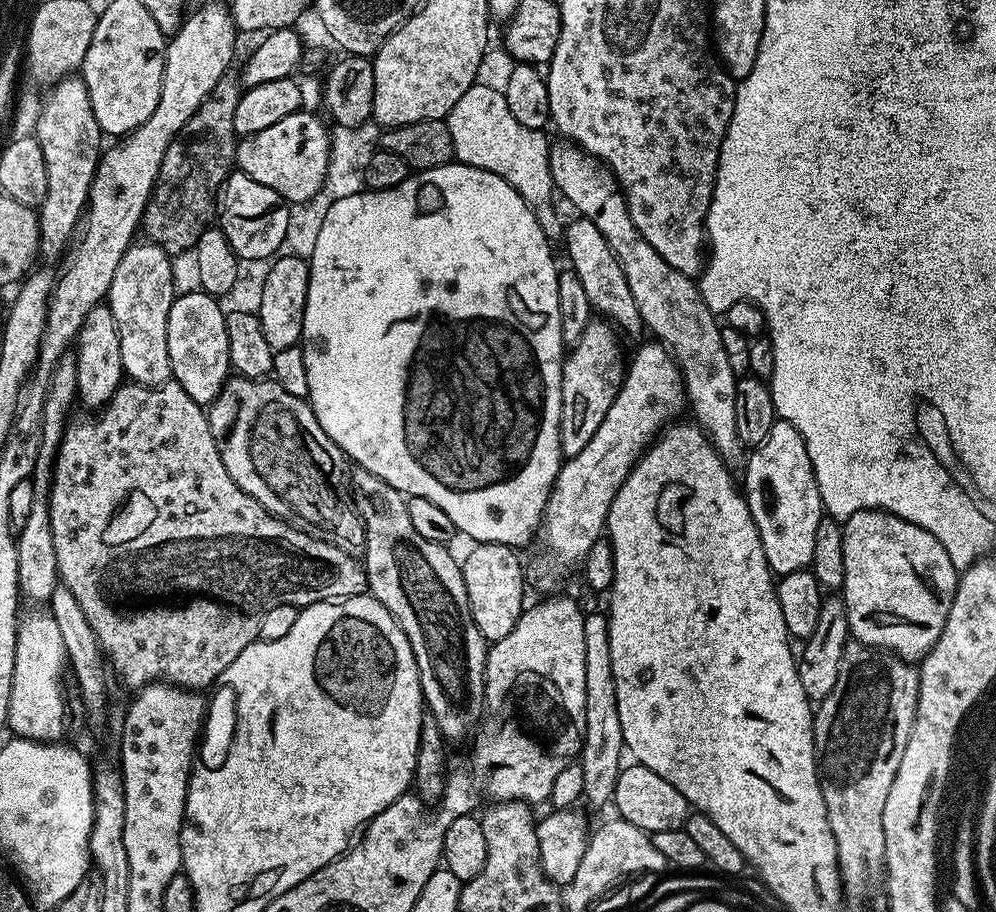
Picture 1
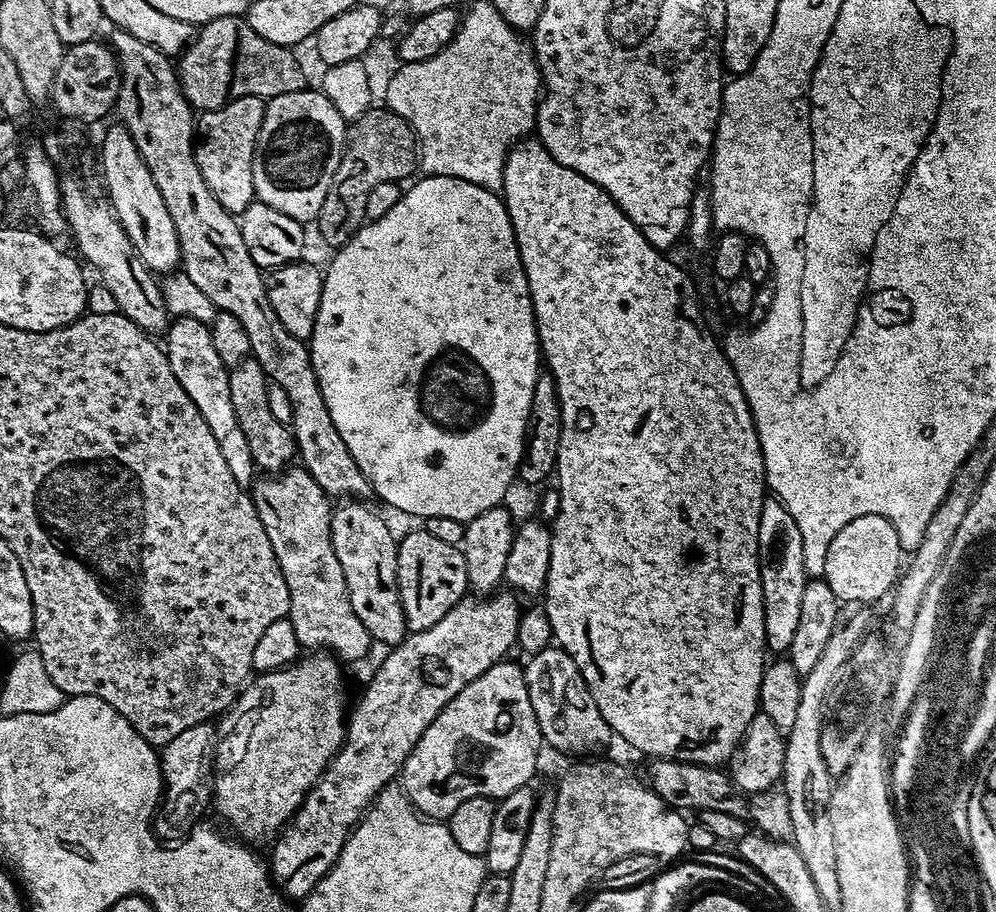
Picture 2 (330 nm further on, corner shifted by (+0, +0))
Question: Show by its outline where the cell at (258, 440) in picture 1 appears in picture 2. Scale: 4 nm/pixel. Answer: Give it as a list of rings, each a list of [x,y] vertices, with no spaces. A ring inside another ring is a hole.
[[[292,466],[279,474],[260,479],[251,485],[250,495],[256,504],[262,526],[266,526],[266,538],[270,538],[270,546],[274,546],[274,554],[282,566],[286,586],[290,586],[290,610],[287,619],[291,620],[294,632],[298,634],[301,649],[323,650],[344,662],[362,659],[367,654],[368,647],[373,647],[374,641],[366,626],[358,622],[354,606],[350,606],[346,577],[342,575],[342,562],[338,562],[338,554],[334,554],[334,542],[330,534],[333,501],[303,466]]]

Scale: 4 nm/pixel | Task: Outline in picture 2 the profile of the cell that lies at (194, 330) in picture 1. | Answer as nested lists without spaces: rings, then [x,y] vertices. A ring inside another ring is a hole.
[[[176,318],[166,329],[166,351],[170,370],[174,370],[174,378],[182,382],[182,390],[190,394],[194,406],[198,406],[198,414],[206,418],[206,426],[210,426],[210,434],[218,441],[218,450],[222,450],[222,458],[226,458],[226,466],[230,466],[230,474],[245,486],[254,480],[254,465],[250,446],[246,446],[246,434],[242,434],[242,426],[238,426],[238,418],[234,415],[234,405],[230,402],[230,369],[218,358],[214,350],[214,338],[211,327],[194,318]]]

